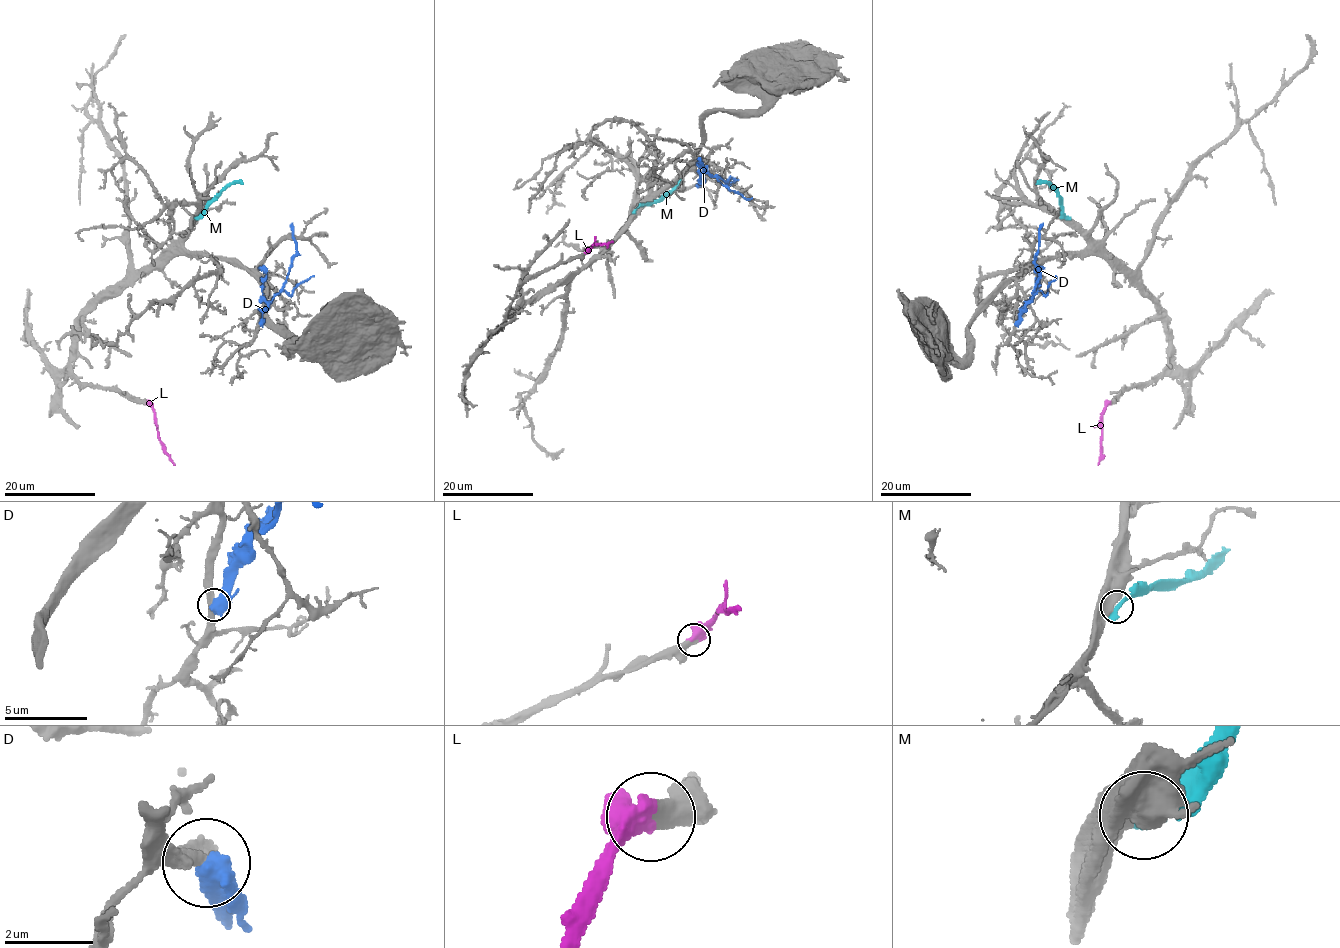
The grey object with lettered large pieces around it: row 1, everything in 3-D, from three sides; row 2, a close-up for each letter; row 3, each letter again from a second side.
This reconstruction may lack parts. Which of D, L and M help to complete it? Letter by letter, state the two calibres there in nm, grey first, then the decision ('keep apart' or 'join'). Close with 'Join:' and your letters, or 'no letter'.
D: 400 nm thick on the grey side, 700 nm on the other; keep apart
L: 440 nm thick on the grey side, 650 nm on the other; join
M: 650 nm thick on the grey side, 480 nm on the other; keep apart
Join: L

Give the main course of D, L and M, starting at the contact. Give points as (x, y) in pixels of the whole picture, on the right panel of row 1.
D: (1015, 323), (1039, 280), (1035, 257), (1038, 228), (1043, 223)
L: (1109, 403), (1102, 414), (1101, 459), (1098, 465)
M: (1067, 218), (1060, 196), (1046, 183), (1036, 184)

